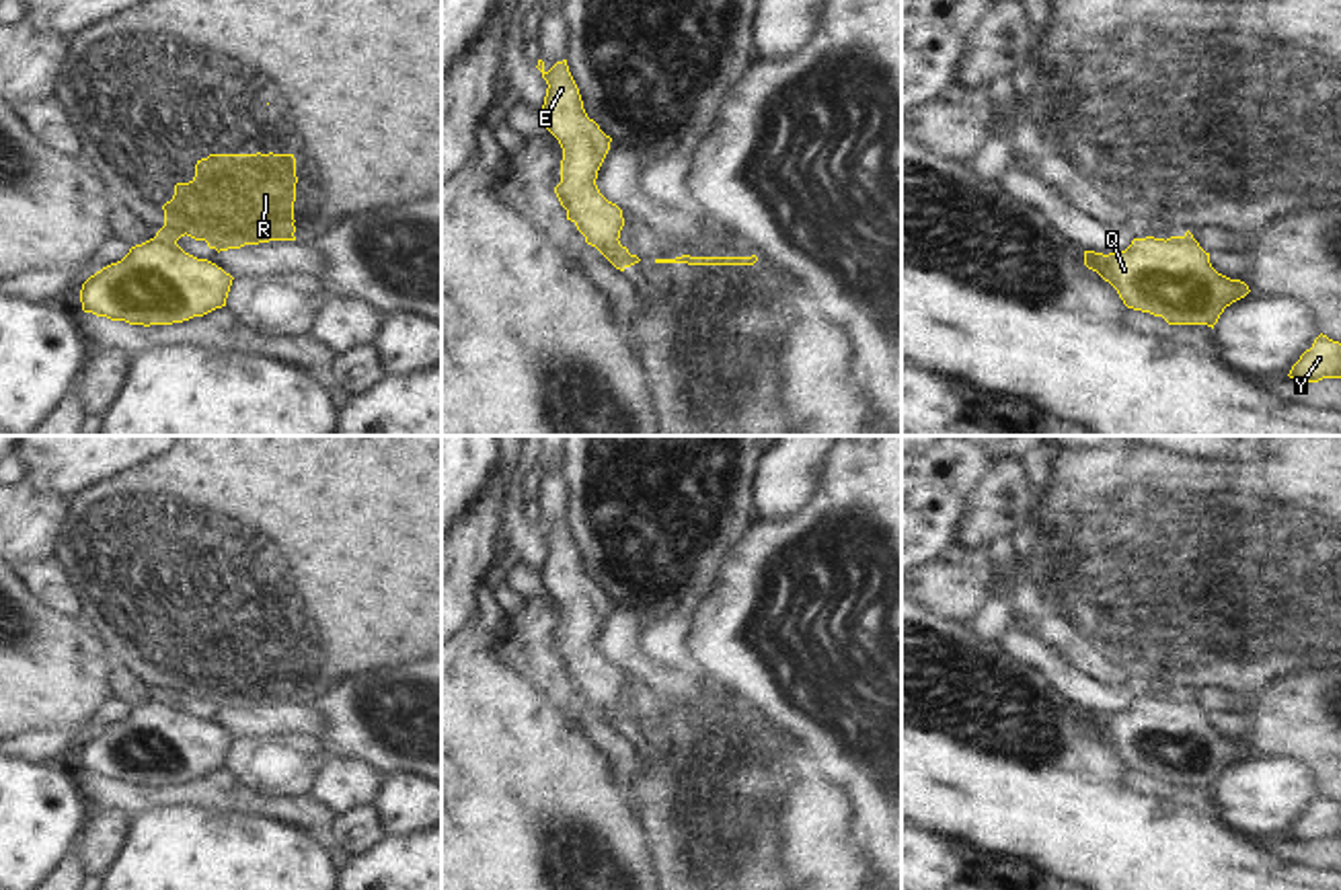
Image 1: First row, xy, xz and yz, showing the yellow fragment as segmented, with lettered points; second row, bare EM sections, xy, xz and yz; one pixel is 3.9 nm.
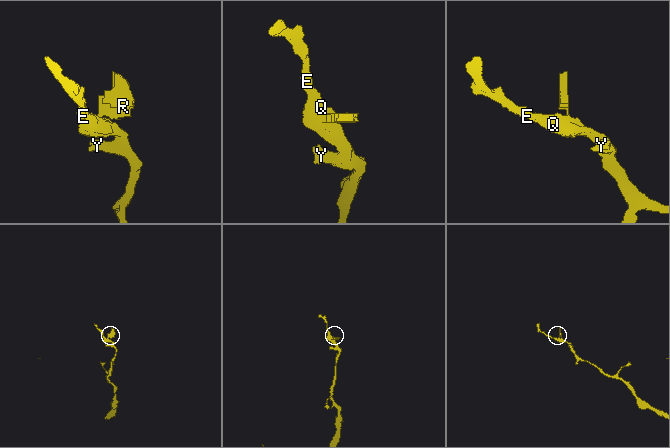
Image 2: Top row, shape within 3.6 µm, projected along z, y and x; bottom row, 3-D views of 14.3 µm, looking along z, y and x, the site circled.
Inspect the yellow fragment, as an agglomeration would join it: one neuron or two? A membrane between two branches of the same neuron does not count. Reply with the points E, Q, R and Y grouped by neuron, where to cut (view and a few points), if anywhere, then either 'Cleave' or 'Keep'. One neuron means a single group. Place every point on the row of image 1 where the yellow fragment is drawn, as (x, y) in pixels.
Groups: E Q Y / R. Split along xy (157, 235), (175, 243). Cleave

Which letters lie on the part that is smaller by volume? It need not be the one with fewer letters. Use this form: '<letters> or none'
R

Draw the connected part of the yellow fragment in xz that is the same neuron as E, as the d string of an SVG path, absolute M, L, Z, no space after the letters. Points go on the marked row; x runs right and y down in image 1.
M538 60L536 68L548 84L540 117L563 148L561 183L554 193L567 210L567 220L577 226L585 243L624 271L620 261L628 249L618 240L624 226L622 210L608 201L596 185L612 138L587 117L567 60L557 62L548 72Z

